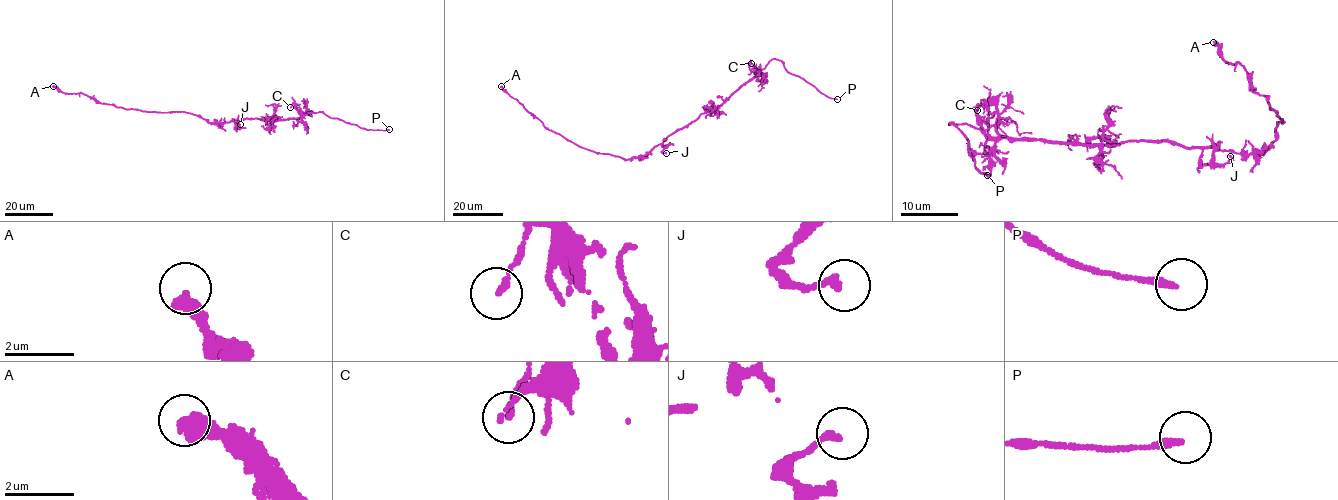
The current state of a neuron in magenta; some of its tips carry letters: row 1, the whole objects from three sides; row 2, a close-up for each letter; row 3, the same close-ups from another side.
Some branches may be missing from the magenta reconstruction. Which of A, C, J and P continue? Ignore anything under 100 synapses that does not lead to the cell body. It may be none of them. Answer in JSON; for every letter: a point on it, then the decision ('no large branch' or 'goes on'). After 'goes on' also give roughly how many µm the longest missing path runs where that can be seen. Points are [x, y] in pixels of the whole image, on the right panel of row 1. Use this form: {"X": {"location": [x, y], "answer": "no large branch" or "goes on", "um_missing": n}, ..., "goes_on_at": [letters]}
{"A": {"location": [1213, 42], "answer": "no large branch"}, "C": {"location": [977, 110], "answer": "no large branch"}, "J": {"location": [1230, 156], "answer": "no large branch"}, "P": {"location": [987, 175], "answer": "goes on", "um_missing": 9}, "goes_on_at": ["P"]}

